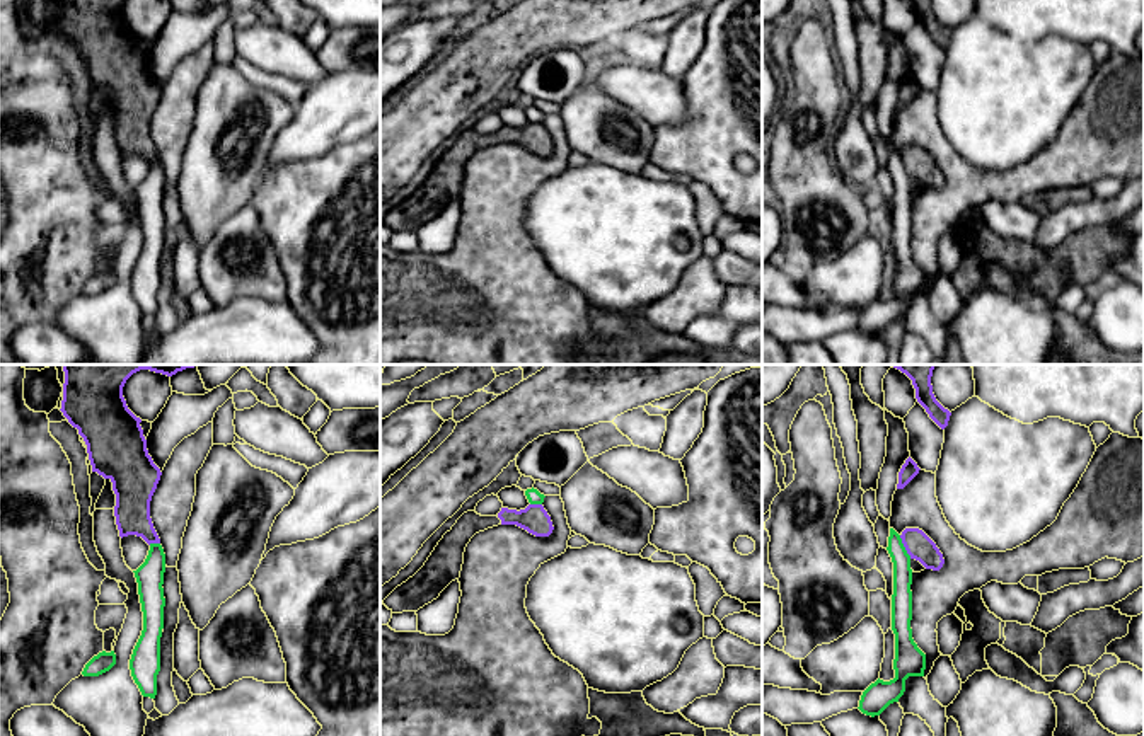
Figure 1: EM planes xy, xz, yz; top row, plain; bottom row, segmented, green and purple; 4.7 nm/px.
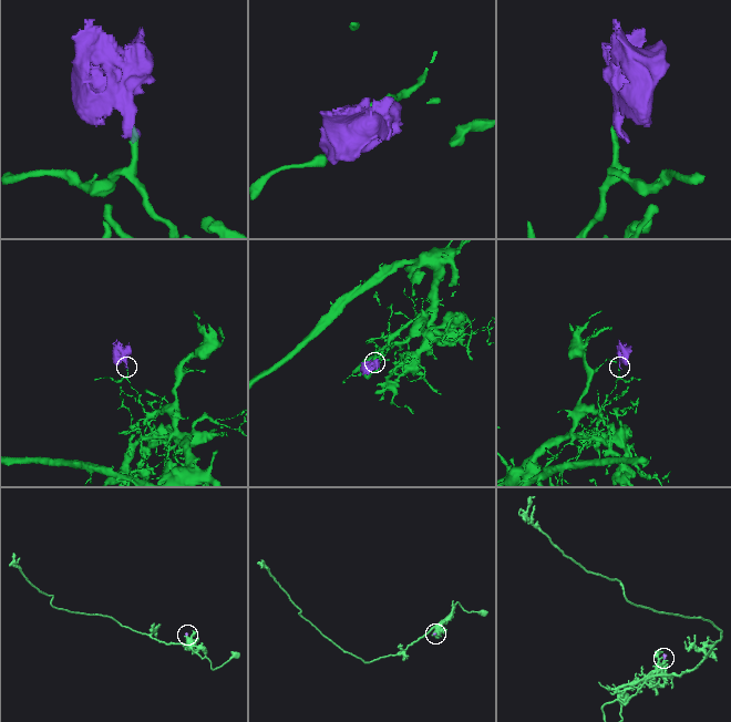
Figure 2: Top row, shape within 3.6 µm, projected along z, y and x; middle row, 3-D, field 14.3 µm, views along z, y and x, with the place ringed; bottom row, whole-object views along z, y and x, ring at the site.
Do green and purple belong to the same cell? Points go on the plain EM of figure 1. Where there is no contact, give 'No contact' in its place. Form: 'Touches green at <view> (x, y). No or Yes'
Touches green at yz (904, 166). No

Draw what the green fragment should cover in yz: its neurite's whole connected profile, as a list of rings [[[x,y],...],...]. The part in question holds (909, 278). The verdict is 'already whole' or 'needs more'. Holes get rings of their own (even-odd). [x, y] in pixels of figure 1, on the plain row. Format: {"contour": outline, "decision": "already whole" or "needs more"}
{"contour": [[[890,147],[888,165],[893,181],[892,249],[895,252],[895,296],[876,298],[861,313],[859,329],[866,334],[880,334],[890,322],[898,320],[905,310],[909,295],[924,295],[926,273],[912,257],[912,187],[900,153]]], "decision": "already whole"}

